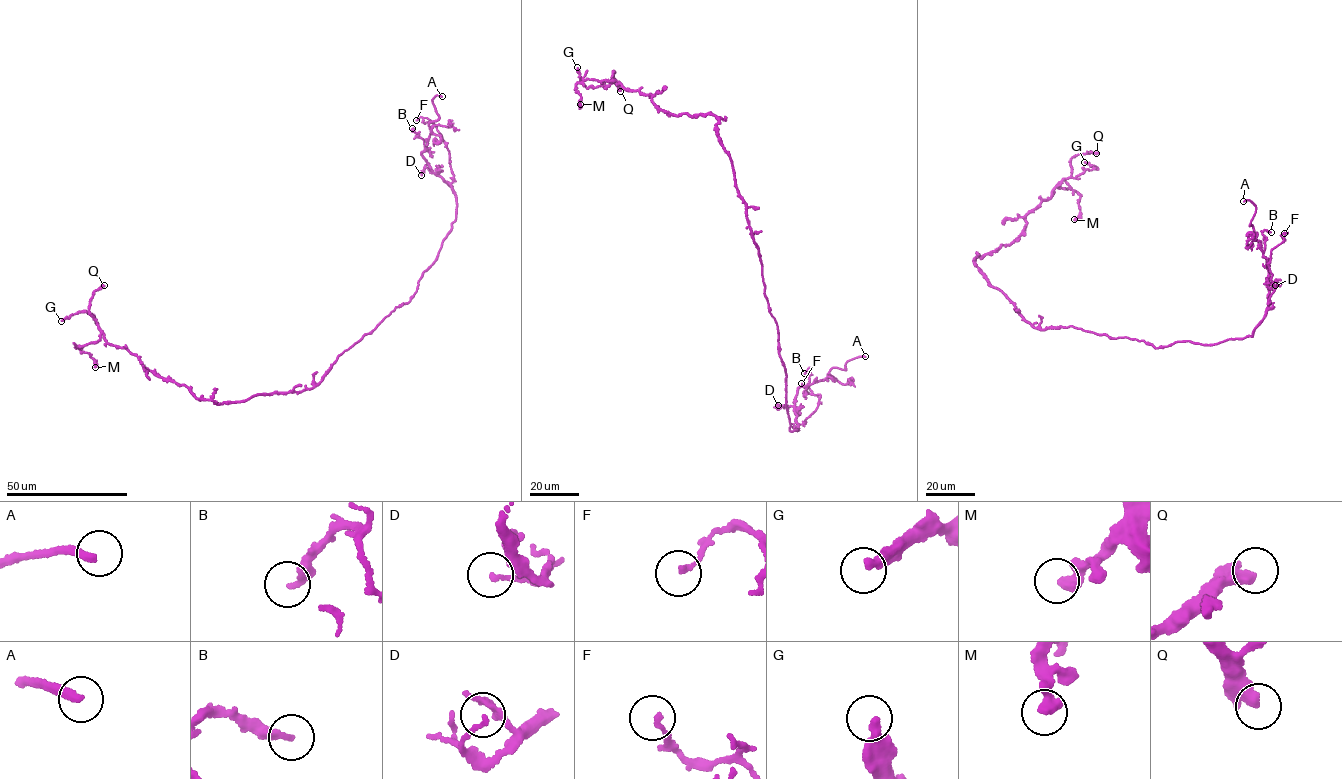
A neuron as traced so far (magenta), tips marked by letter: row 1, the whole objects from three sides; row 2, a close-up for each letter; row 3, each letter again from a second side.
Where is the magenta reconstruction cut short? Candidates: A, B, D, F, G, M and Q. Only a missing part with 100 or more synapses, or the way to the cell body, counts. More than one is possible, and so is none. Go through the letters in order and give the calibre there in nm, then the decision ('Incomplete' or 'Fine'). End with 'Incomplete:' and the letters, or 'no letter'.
A: Thickness 280 nm. Incomplete
B: Thickness 240 nm. Fine
D: Thickness 130 nm. Fine
F: Thickness 130 nm. Fine
G: Thickness 340 nm. Fine
M: Thickness 440 nm. Fine
Q: Thickness 460 nm. Fine
Incomplete: A

